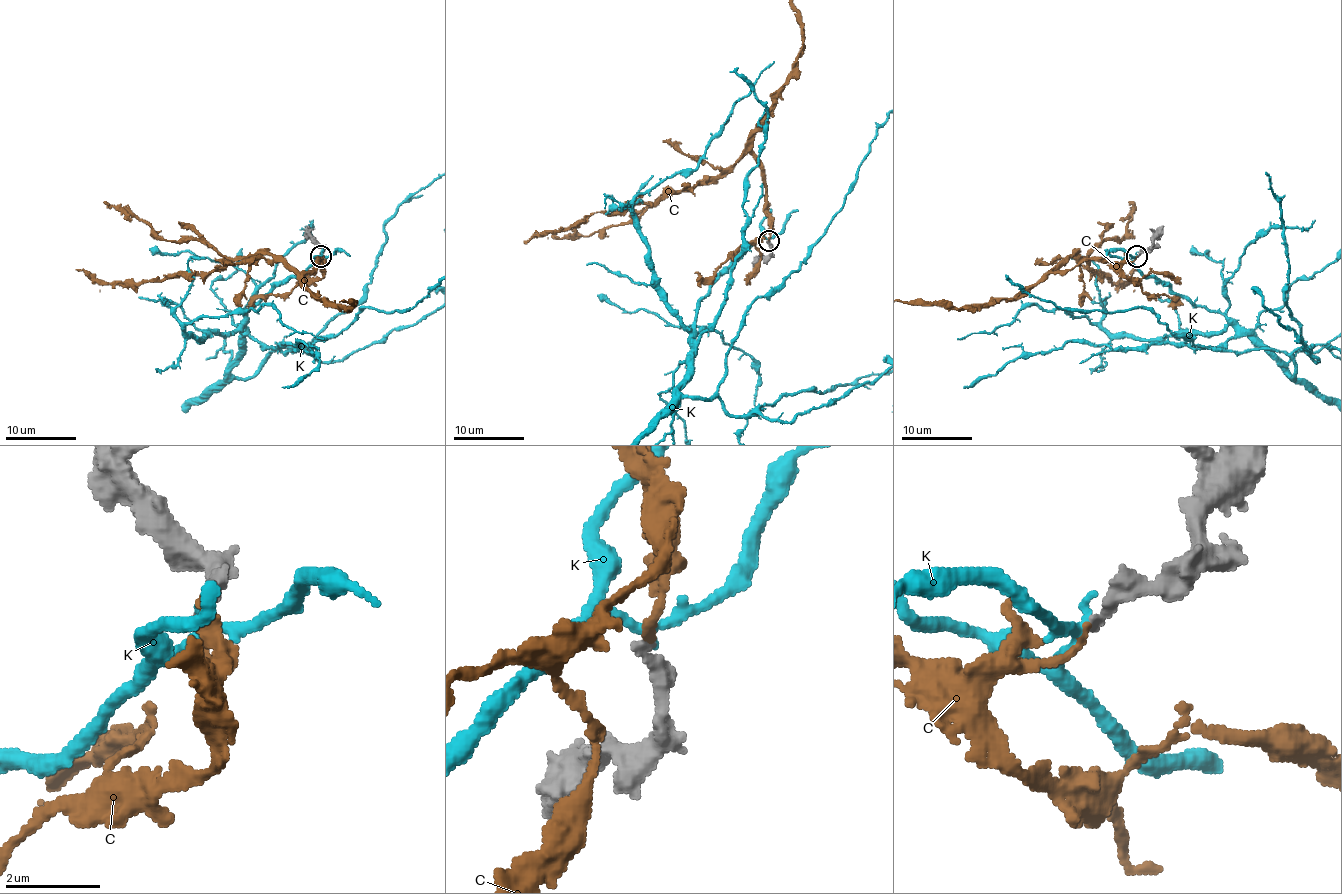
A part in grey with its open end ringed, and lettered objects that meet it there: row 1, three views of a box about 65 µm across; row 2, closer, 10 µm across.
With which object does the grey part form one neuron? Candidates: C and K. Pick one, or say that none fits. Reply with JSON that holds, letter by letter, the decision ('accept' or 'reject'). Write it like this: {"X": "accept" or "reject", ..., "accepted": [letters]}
{"C": "accept", "K": "reject", "accepted": ["C"]}

